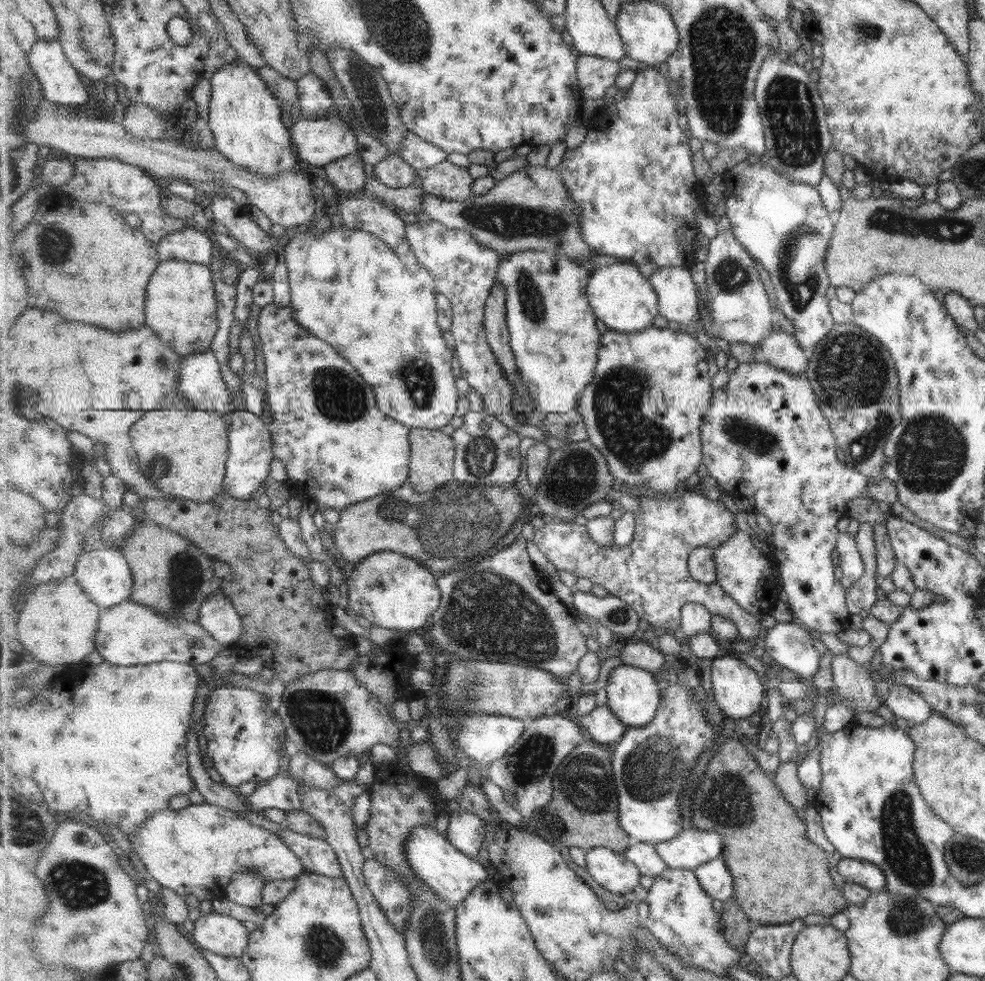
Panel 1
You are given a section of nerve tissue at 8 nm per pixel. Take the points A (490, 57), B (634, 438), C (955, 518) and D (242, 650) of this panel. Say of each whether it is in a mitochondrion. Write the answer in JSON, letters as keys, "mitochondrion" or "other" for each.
{"A":"other","B":"mitochondrion","C":"other","D":"other"}

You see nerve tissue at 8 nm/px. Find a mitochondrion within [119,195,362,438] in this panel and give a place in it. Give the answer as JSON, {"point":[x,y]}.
{"point":[160,361]}

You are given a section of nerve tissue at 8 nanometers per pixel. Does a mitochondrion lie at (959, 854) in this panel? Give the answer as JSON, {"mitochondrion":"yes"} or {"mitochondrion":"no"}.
{"mitochondrion":"yes"}

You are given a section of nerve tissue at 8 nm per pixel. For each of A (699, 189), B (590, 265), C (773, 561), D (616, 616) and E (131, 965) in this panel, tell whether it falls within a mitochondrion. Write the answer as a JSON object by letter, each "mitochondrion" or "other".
{"A":"other","B":"other","C":"other","D":"other","E":"other"}

